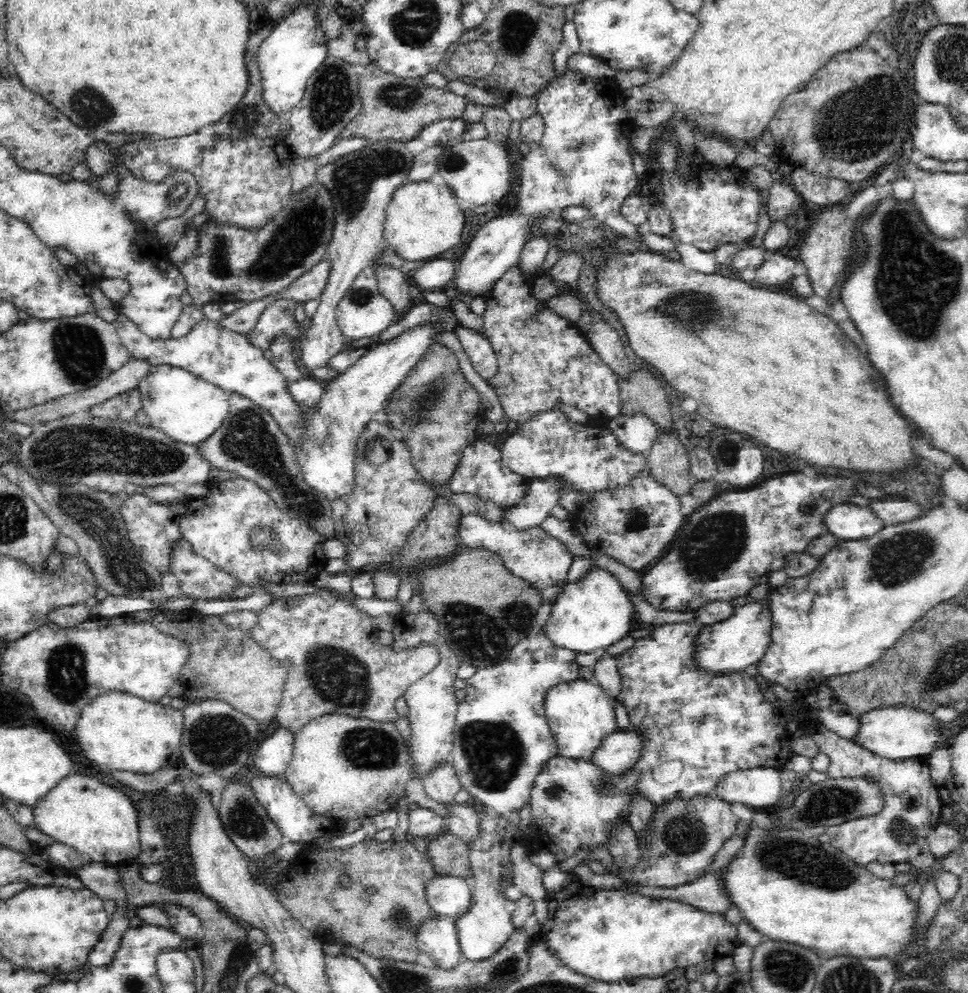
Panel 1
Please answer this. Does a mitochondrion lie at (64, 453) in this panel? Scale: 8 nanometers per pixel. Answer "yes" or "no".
yes

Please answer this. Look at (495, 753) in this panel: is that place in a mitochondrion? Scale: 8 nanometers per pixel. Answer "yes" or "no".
yes

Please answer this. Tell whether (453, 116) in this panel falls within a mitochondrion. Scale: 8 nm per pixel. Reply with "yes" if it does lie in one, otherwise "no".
no

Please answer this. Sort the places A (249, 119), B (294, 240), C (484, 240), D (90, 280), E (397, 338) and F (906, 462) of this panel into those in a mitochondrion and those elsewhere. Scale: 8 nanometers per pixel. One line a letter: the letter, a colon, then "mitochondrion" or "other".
A: mitochondrion
B: mitochondrion
C: other
D: other
E: other
F: other

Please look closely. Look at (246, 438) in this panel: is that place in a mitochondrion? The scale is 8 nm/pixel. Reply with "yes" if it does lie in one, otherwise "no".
yes

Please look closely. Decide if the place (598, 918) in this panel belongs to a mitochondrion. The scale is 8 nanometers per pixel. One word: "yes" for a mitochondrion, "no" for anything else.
no

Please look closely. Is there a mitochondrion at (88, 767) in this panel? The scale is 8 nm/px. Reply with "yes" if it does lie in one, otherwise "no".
no

